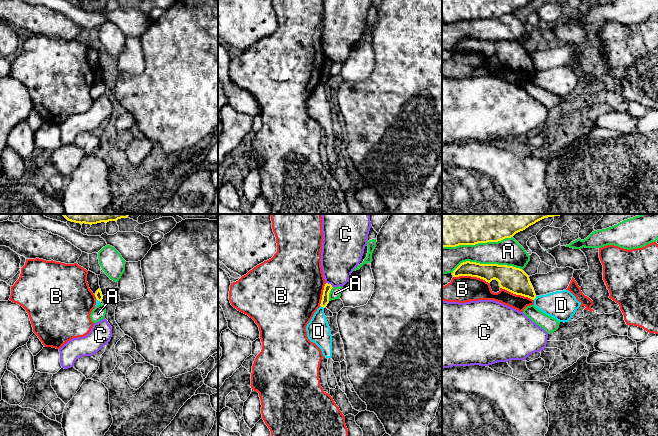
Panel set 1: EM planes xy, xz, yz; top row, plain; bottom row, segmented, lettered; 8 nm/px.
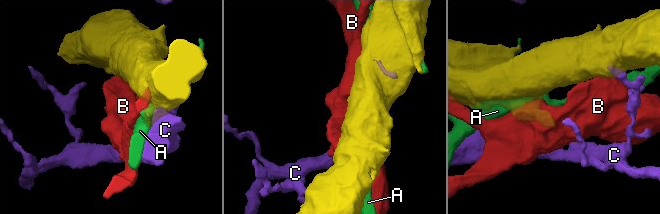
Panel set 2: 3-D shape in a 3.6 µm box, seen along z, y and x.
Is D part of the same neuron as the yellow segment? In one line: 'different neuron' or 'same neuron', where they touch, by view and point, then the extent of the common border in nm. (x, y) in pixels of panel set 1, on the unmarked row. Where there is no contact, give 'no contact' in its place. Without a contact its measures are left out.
different neuron | xz (322, 82) | 40 nm

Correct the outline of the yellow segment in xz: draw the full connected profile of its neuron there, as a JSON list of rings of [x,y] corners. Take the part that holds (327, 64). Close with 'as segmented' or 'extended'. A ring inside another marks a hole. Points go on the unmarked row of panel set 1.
[[[326,59],[324,62],[324,66],[323,66],[323,71],[322,71],[322,76],[321,76],[321,80],[320,82],[325,84],[327,82],[327,80],[329,79],[329,69],[332,65],[332,61]]]; as segmented

